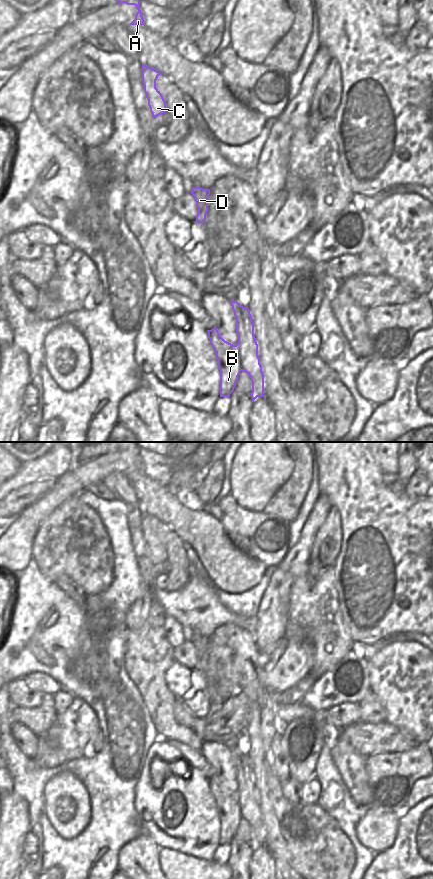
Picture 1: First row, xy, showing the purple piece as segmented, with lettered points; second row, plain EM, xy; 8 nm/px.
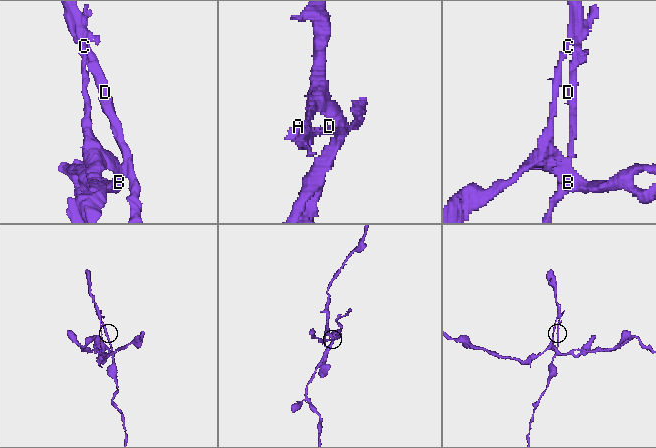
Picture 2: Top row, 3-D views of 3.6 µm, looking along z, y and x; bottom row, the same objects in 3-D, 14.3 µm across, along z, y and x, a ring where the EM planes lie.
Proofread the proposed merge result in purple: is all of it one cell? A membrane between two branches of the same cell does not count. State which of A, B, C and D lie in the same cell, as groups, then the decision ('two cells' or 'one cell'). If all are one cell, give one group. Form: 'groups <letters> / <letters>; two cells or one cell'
groups A C D / B; two cells

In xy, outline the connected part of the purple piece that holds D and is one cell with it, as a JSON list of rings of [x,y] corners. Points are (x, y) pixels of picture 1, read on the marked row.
[[[193,187],[190,193],[194,196],[194,200],[198,208],[196,222],[204,224],[206,220],[206,214],[208,212],[208,196],[210,195],[210,189]]]

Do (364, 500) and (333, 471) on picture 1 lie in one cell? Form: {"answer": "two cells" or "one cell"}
{"answer": "one cell"}

